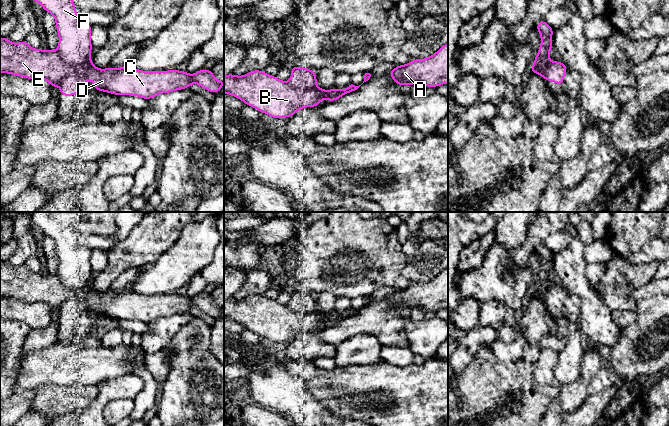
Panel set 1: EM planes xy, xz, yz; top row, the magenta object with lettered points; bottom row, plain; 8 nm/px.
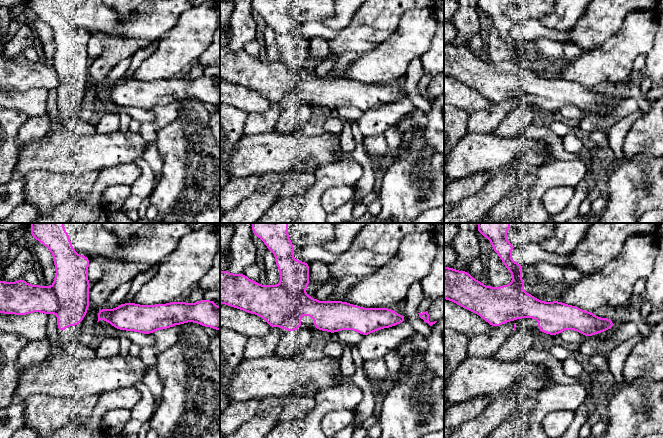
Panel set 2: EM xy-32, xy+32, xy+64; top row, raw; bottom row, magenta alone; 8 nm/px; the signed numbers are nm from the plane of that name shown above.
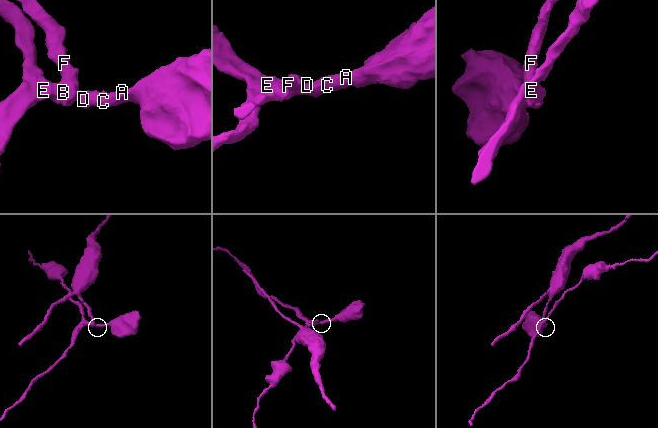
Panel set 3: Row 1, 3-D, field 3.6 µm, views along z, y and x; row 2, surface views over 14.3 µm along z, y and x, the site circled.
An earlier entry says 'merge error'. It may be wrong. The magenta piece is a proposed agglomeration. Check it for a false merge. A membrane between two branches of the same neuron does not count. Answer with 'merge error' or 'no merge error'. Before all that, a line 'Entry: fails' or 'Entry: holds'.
Entry: holds
merge error

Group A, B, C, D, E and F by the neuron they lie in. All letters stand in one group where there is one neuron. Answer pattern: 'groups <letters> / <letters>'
groups A B C D E / F

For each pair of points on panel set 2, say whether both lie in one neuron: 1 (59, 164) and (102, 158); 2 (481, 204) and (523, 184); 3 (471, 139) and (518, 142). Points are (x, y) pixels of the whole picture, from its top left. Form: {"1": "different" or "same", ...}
{"1": "same", "2": "different", "3": "same"}

